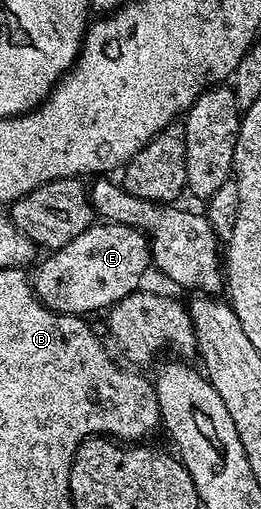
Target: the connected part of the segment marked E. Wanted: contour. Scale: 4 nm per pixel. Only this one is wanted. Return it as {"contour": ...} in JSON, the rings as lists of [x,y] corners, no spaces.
{"contour":[[[93,223],[77,239],[46,256],[34,266],[35,274],[30,274],[31,292],[46,309],[72,315],[88,315],[98,309],[107,311],[118,305],[121,299],[140,288],[139,280],[147,265],[149,269],[152,264],[146,233],[133,225],[114,223]]]}

